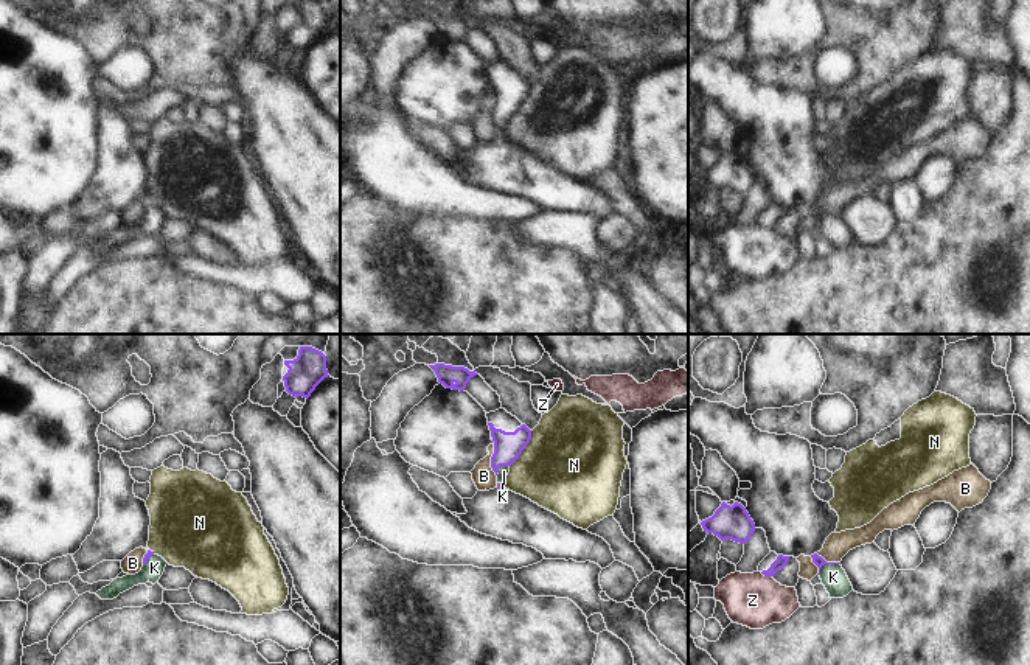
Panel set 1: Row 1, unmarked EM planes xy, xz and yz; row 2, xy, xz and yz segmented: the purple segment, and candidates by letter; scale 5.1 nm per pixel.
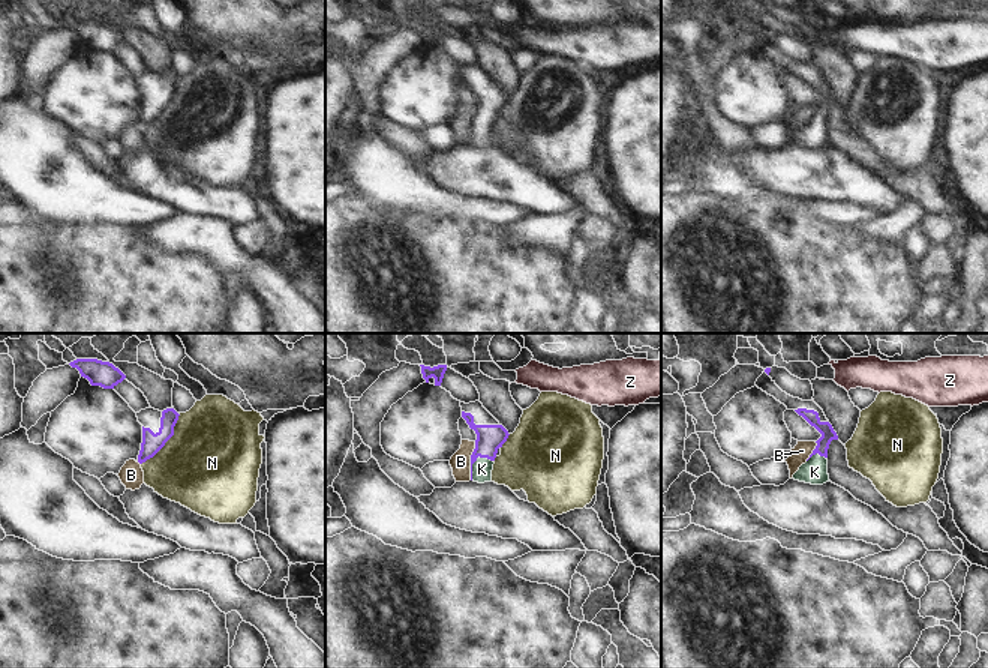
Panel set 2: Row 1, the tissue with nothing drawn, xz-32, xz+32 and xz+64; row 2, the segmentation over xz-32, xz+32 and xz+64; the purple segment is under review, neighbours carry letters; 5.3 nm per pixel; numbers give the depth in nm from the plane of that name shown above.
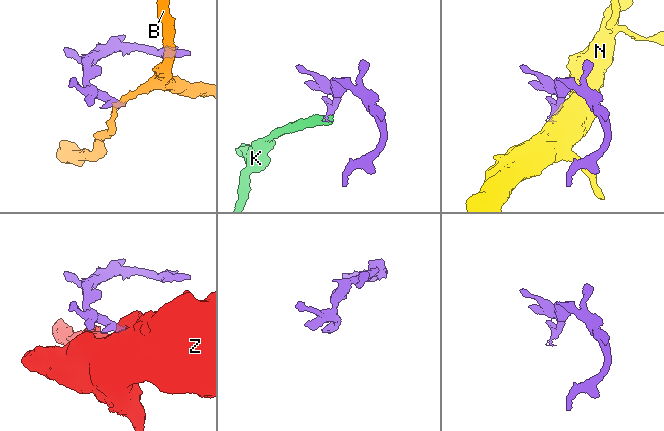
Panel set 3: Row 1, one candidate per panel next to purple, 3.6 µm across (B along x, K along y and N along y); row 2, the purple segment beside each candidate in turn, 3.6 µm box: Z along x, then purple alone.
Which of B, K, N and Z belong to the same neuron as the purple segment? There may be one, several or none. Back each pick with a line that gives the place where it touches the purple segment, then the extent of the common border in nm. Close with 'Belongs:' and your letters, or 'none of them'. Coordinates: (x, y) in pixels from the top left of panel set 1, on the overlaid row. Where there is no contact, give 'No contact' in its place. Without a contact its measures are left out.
K: Touches purple at yz (827, 563). Shared border 130 nm
Belongs: K

